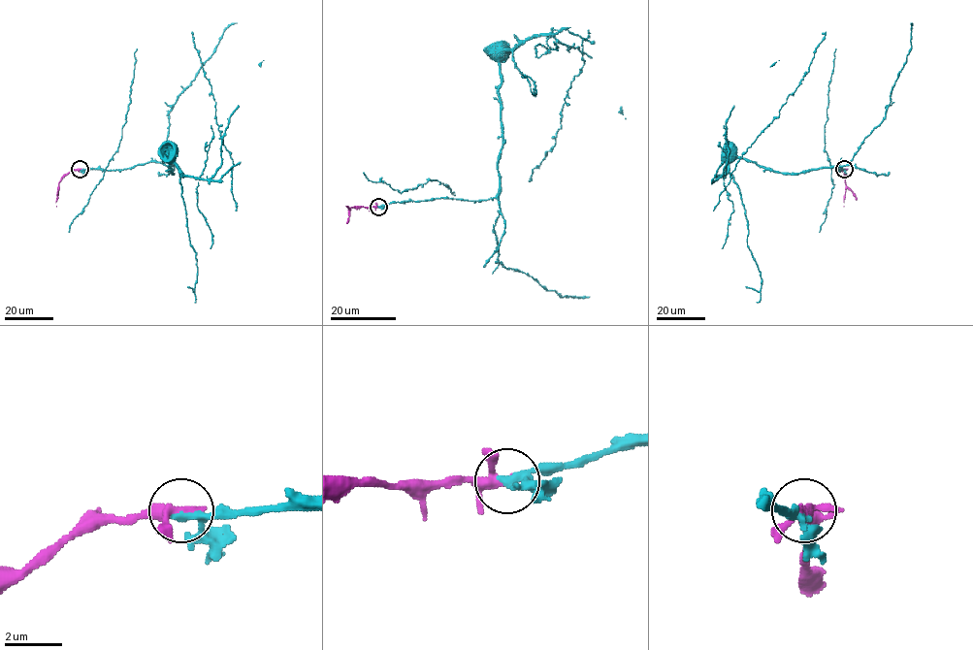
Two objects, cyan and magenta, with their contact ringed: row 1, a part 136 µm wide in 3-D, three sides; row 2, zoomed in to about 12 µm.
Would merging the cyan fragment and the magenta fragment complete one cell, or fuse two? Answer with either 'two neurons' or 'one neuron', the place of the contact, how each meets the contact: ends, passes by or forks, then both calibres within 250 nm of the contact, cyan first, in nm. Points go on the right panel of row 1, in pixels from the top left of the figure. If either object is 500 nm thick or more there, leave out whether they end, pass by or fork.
one neuron; at (844, 169); cyan passes by; magenta forks there; 240 nm thick on the cyan side, 280 nm on the other

